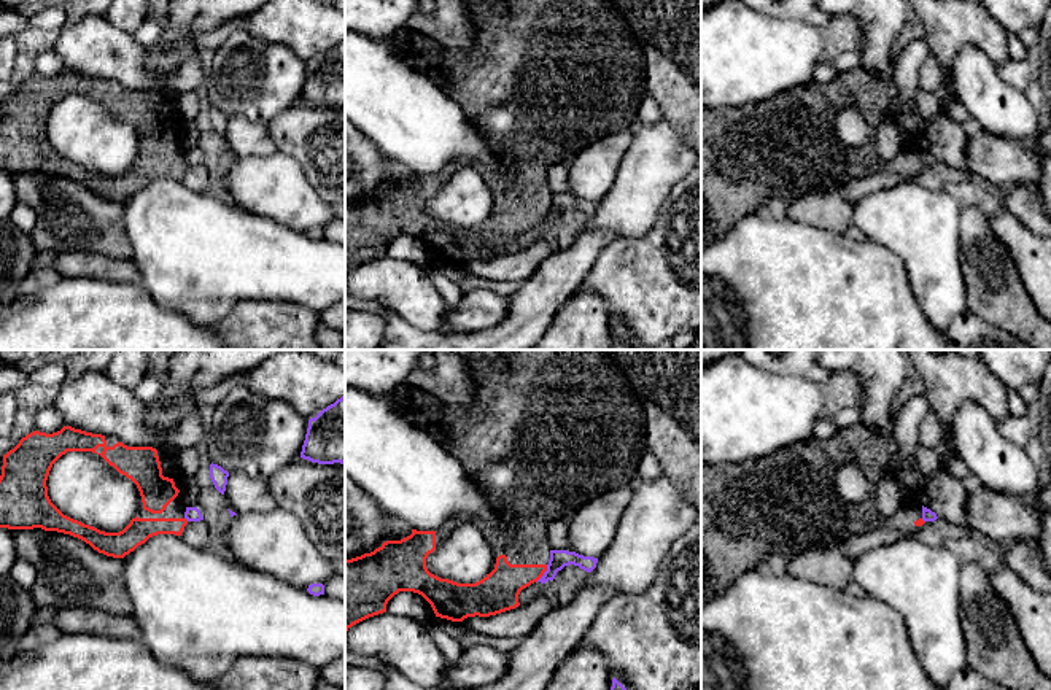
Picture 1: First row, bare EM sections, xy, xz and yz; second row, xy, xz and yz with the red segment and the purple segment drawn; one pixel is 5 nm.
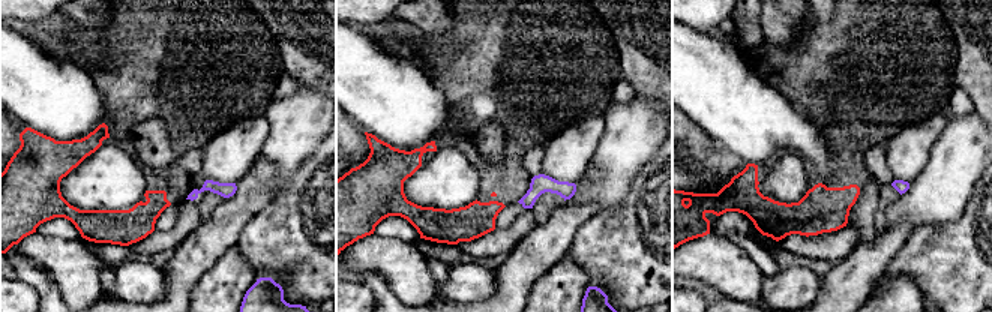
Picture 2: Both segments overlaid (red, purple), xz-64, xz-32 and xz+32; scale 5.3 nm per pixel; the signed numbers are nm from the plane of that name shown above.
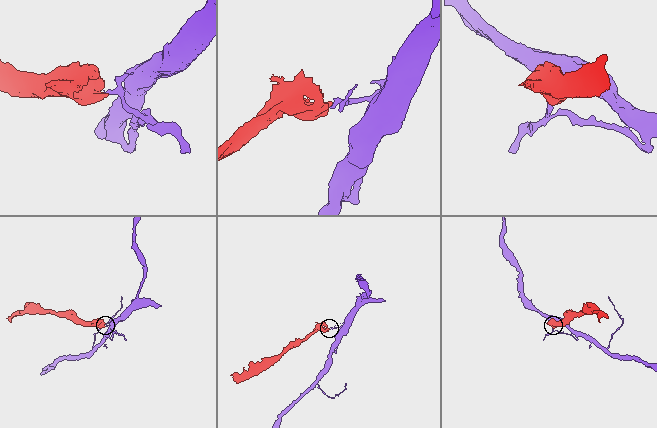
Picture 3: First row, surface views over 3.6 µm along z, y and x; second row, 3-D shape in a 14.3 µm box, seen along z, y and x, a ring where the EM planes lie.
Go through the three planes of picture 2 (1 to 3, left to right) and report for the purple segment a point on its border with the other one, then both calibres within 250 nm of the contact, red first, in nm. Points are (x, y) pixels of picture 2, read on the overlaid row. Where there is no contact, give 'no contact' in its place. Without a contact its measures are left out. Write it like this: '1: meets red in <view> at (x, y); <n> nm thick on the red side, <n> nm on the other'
1: no contact
2: no contact
3: no contact

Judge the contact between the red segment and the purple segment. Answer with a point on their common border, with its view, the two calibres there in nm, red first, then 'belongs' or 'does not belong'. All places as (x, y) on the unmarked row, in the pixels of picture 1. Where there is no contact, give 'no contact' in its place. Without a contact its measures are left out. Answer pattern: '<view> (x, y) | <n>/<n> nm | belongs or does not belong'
xz (544, 215) | 200/100 nm | does not belong

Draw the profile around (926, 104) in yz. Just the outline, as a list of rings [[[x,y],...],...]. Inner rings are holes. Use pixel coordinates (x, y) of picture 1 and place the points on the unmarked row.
[[[921,89],[911,100],[911,108],[927,121],[940,113],[940,102],[935,94]]]

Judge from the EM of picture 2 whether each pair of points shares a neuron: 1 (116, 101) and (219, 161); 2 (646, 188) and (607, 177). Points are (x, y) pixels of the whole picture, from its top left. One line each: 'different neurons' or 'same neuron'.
1: different neurons
2: different neurons

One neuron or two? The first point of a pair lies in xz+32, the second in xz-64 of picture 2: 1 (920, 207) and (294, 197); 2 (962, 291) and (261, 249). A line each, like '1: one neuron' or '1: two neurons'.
1: two neurons
2: one neuron

